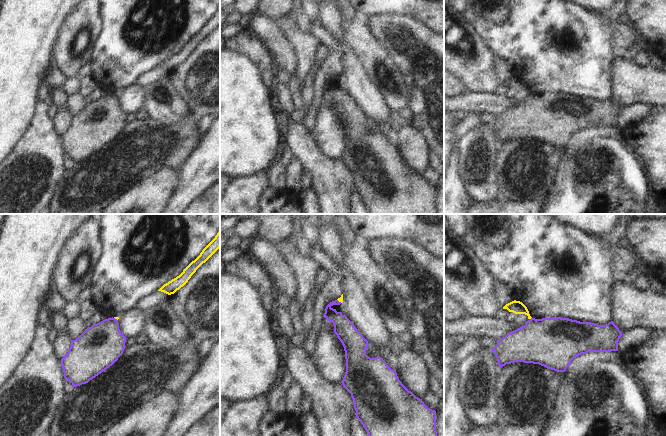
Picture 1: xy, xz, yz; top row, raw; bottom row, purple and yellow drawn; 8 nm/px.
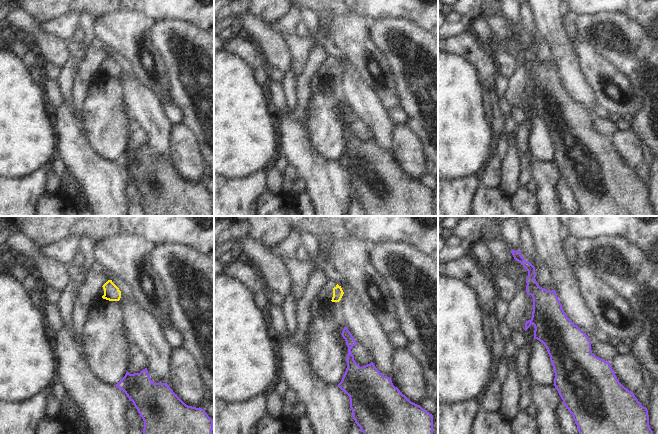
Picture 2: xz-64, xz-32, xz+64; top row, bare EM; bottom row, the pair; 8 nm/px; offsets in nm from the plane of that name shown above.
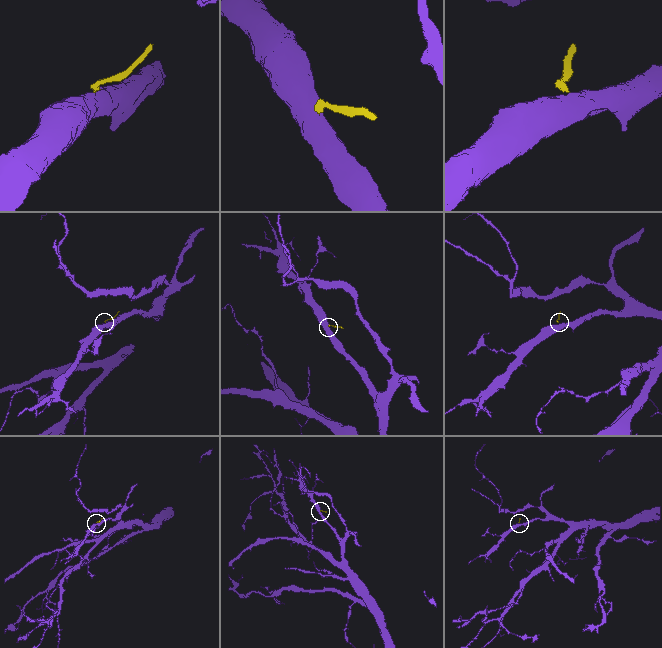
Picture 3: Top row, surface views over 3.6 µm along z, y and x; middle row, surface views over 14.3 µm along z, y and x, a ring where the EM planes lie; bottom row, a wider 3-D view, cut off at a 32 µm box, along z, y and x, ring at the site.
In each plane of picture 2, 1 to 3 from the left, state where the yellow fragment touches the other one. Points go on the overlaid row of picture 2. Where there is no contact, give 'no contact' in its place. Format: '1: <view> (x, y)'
1: no contact
2: no contact
3: no contact

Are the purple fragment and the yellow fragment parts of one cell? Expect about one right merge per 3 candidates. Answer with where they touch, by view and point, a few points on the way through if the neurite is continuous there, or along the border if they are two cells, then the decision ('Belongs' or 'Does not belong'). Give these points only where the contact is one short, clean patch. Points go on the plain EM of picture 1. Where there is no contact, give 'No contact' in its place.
Touches purple at yz (531, 94). Boundary: yz (531, 93), (529, 95). Does not belong

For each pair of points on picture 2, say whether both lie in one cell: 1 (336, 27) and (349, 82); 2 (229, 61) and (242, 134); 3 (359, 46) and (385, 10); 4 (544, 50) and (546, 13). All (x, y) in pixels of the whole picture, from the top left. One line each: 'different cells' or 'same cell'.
1: different cells
2: same cell
3: different cells
4: different cells

